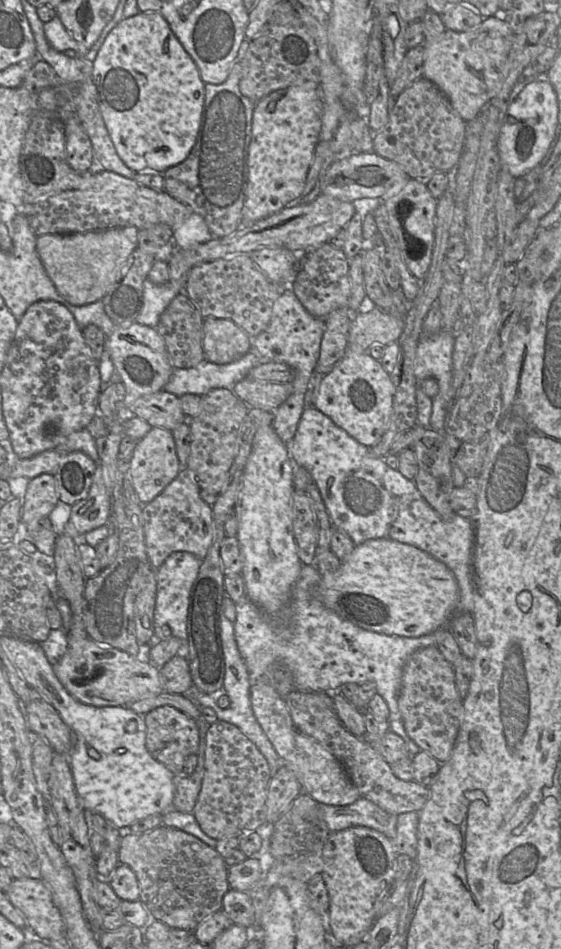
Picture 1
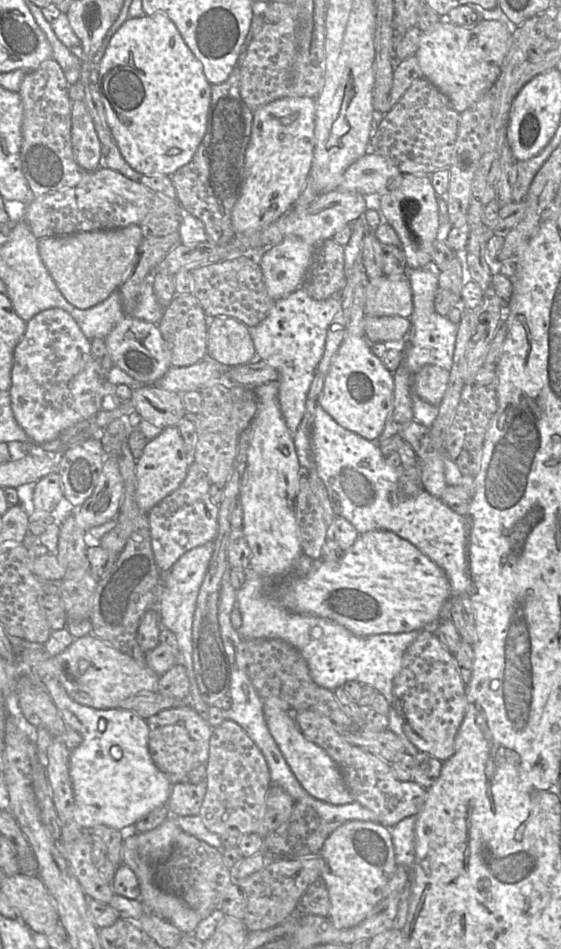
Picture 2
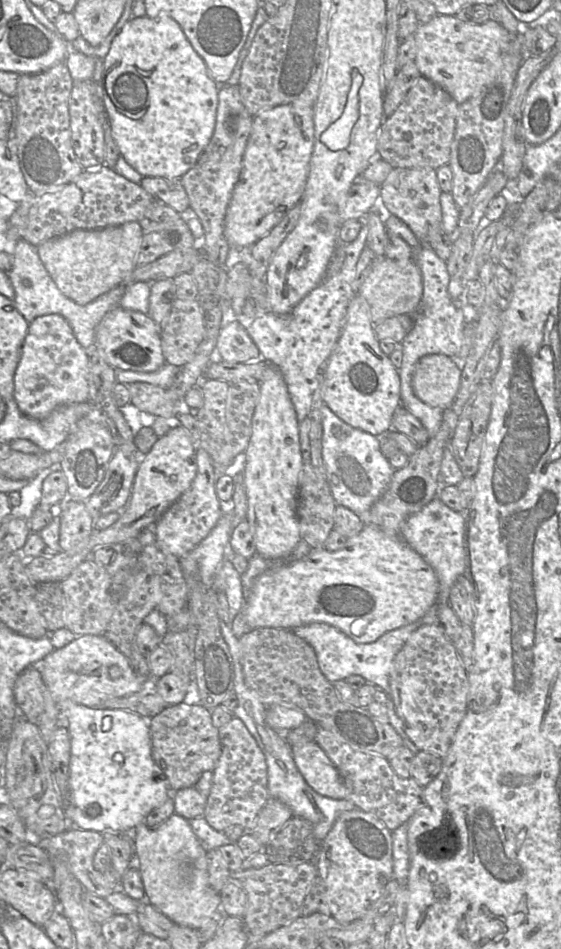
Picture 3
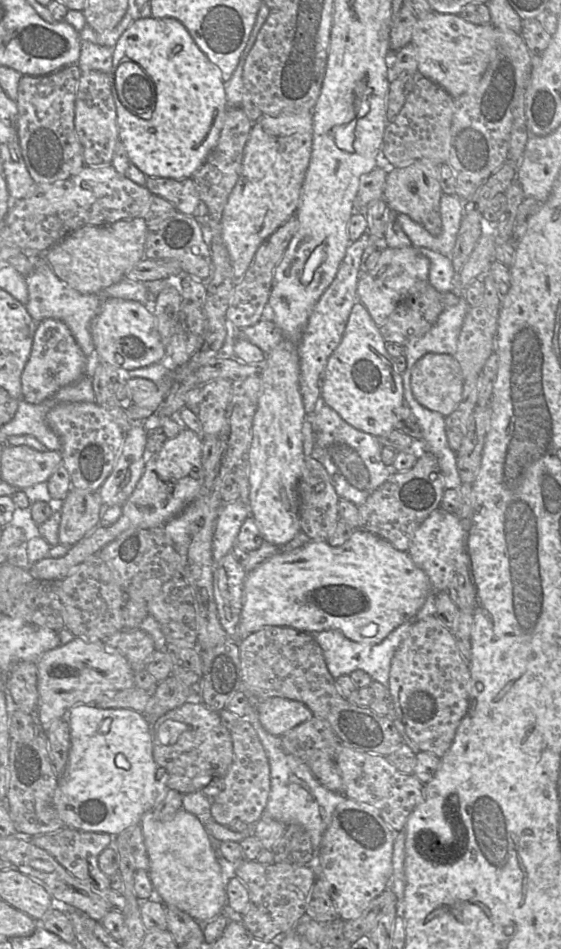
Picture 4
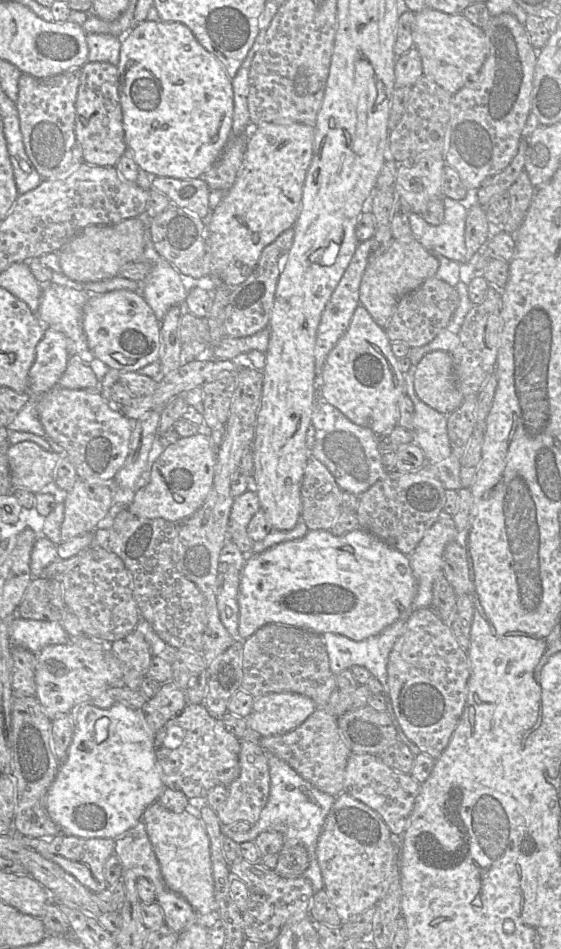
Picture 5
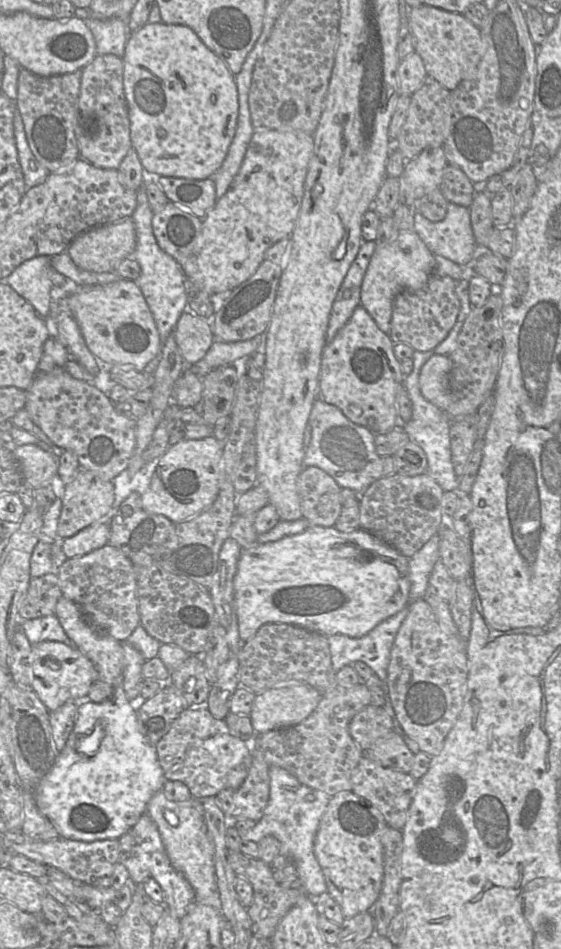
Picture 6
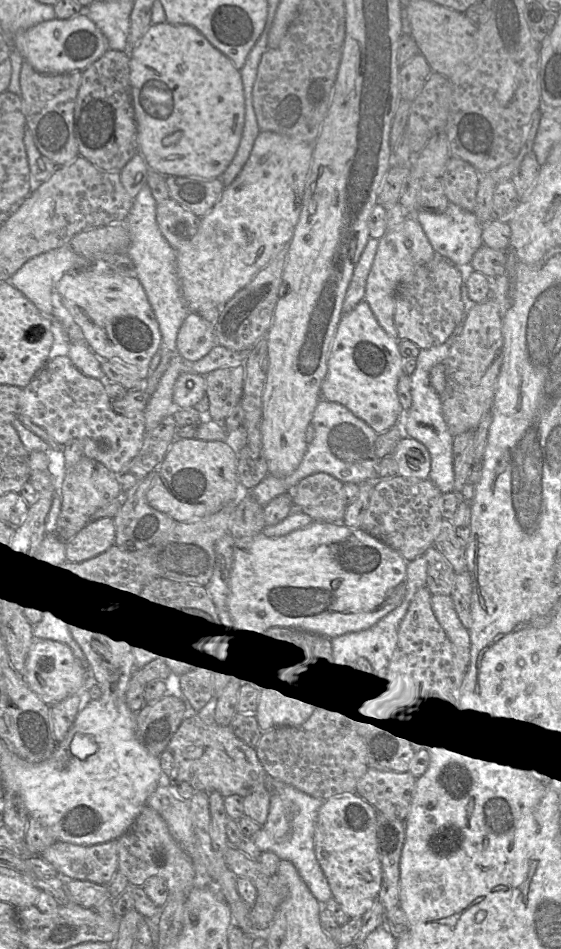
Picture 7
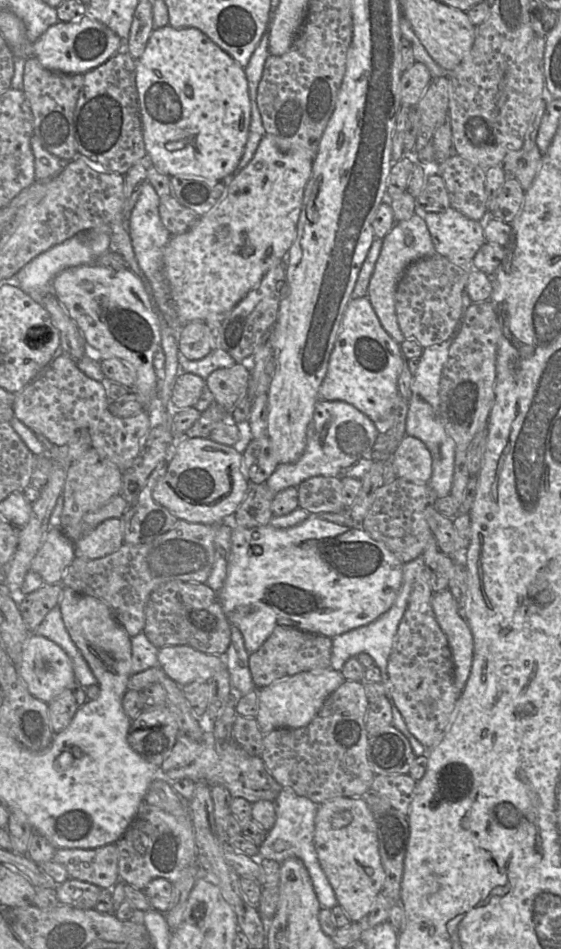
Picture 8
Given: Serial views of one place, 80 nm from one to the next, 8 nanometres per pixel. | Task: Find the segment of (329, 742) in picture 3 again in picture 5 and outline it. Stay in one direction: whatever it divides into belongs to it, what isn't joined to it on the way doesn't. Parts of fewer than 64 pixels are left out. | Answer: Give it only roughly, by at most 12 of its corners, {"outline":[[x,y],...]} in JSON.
{"outline":[[351,753],[344,792],[402,837],[420,784]]}

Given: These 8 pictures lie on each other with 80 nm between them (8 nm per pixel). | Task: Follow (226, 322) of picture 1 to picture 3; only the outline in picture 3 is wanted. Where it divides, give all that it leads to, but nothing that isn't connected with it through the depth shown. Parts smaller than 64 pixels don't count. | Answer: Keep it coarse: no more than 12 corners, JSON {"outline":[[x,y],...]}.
{"outline":[[238,320],[222,327],[216,349],[223,361],[260,355]]}

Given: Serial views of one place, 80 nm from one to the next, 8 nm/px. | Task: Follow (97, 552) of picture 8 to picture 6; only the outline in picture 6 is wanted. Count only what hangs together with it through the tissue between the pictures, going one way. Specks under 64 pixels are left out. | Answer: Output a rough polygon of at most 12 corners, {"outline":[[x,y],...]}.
{"outline":[[96,522],[61,541],[63,559],[108,544],[111,528]]}

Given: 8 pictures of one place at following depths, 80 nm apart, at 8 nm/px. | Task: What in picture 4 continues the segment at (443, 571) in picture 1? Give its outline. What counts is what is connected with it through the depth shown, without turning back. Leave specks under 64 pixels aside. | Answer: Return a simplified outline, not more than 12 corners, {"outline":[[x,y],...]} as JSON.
{"outline":[[356,529],[247,573],[237,641],[266,626],[378,644],[431,594]]}

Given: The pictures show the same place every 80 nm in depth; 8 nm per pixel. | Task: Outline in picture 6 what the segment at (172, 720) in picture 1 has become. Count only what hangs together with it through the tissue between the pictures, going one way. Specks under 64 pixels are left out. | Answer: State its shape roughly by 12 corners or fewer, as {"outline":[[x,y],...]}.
{"outline":[[205,705],[155,749],[196,799],[237,790],[253,760]]}

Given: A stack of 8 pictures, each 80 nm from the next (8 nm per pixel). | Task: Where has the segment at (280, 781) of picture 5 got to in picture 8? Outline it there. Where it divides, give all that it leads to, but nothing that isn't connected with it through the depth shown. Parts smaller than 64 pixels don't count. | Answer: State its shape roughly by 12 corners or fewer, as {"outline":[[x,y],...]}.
{"outline":[[282,788],[258,860],[299,858],[320,905],[338,905],[314,844],[320,804]]}

